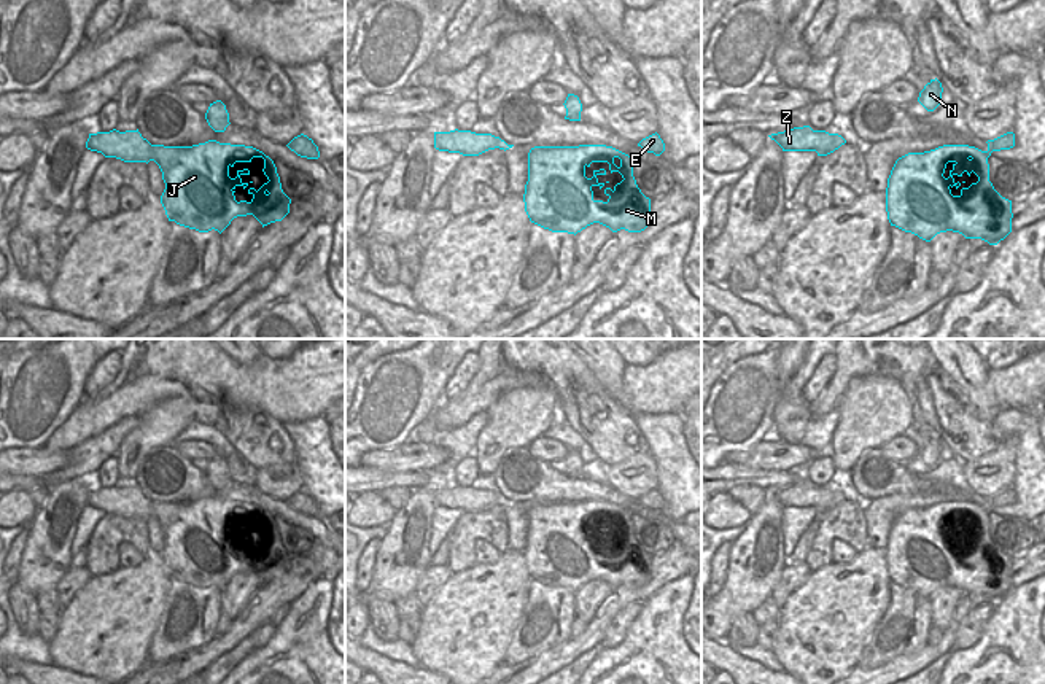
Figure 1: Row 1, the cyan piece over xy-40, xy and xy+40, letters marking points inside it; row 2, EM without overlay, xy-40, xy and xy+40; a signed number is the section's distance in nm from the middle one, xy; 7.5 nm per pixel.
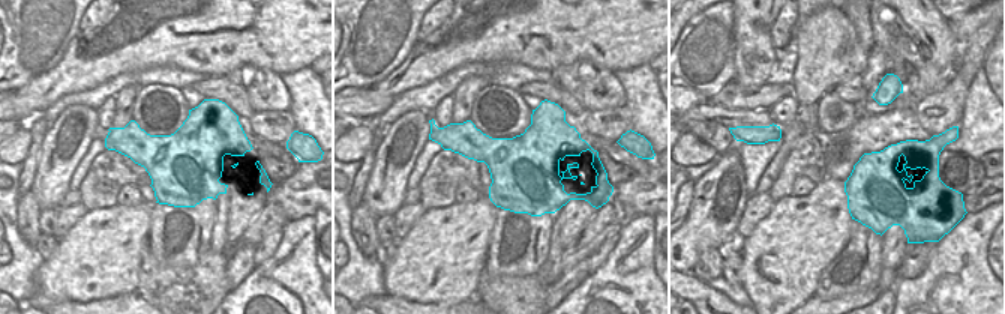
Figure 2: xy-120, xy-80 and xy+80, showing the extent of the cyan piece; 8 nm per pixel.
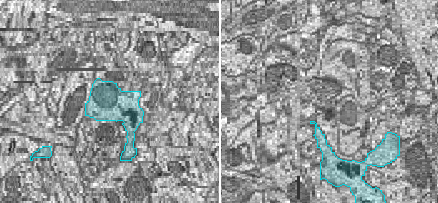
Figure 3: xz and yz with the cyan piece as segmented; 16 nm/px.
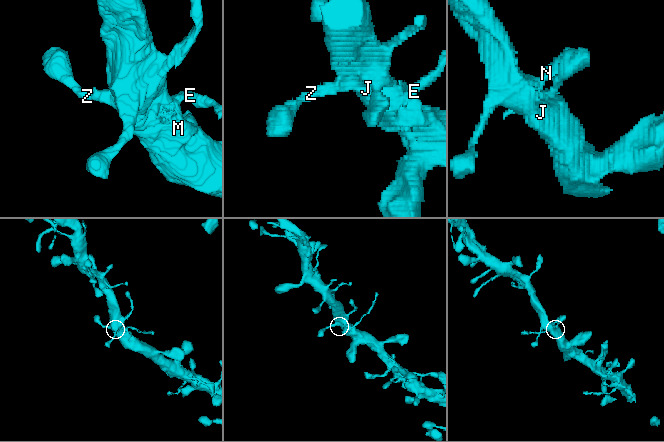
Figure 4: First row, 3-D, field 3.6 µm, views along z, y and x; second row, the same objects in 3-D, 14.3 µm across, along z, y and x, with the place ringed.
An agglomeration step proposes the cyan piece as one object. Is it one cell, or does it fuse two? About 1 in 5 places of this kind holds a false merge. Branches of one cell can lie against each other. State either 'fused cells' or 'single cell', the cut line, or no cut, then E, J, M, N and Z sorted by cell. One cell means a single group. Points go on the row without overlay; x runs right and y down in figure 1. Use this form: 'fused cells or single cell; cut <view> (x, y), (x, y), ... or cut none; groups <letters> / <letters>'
single cell; cut none; groups E J M N Z

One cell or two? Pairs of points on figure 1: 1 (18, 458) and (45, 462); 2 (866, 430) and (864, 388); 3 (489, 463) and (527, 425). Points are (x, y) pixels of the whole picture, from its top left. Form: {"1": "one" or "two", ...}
{"1": "one", "2": "one", "3": "one"}

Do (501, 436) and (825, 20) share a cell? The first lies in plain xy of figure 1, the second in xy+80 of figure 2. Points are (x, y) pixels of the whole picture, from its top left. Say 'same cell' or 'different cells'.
same cell

